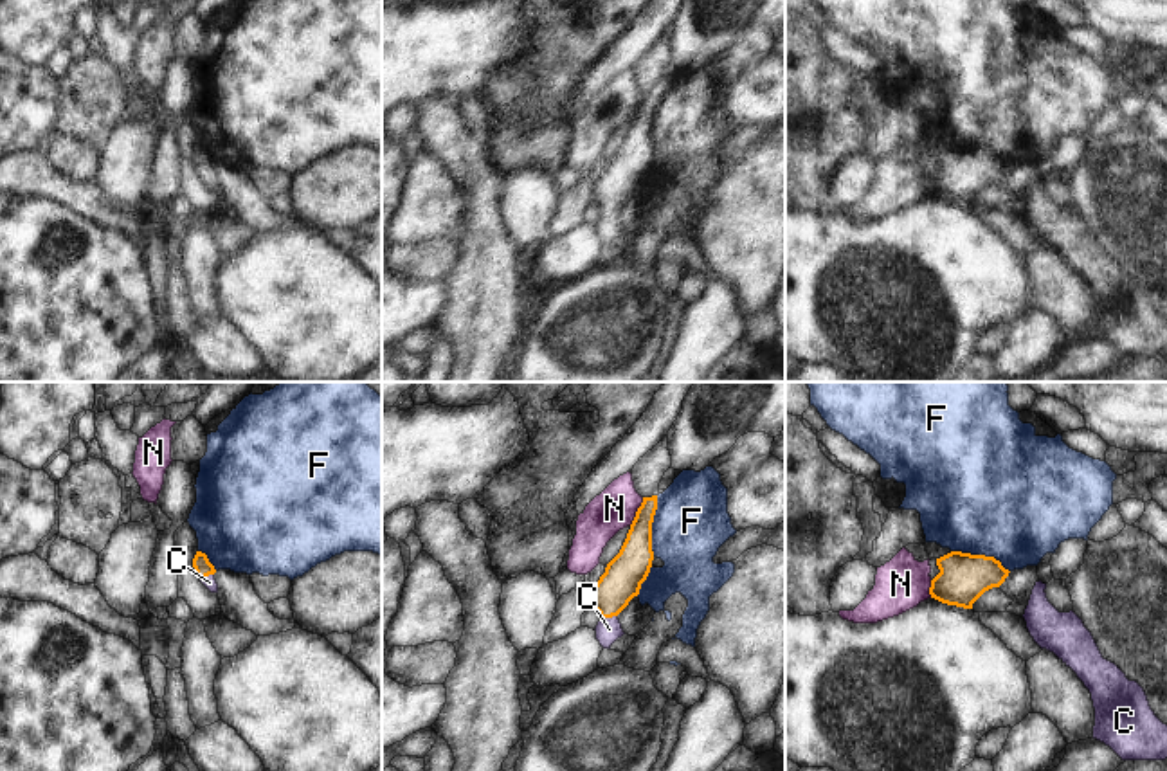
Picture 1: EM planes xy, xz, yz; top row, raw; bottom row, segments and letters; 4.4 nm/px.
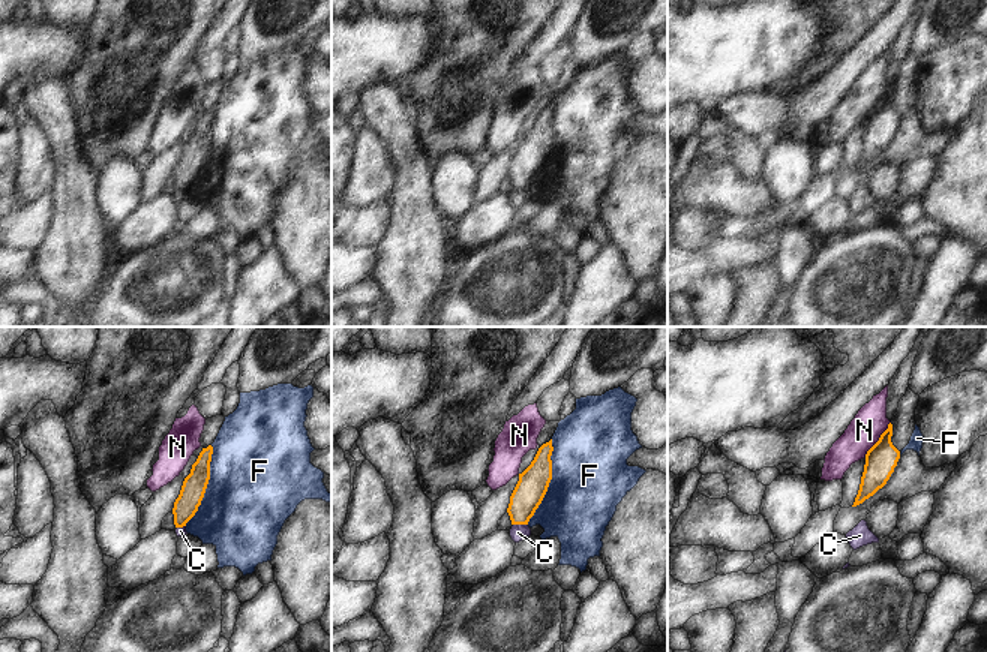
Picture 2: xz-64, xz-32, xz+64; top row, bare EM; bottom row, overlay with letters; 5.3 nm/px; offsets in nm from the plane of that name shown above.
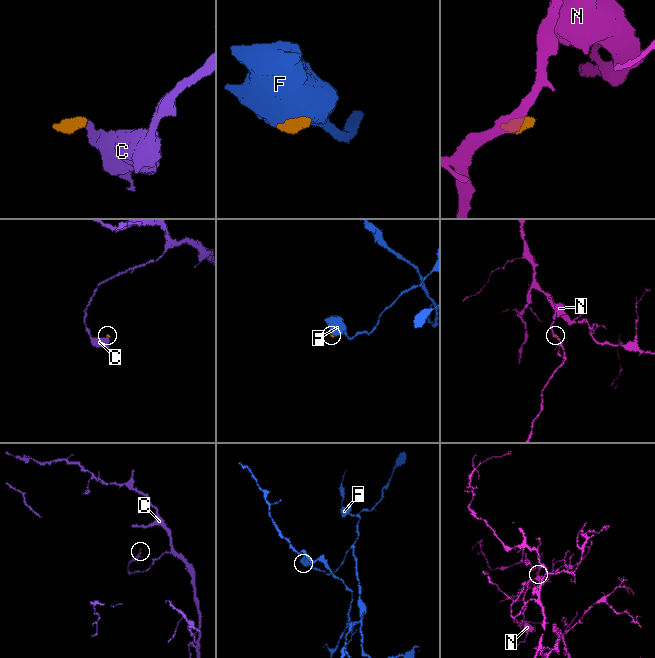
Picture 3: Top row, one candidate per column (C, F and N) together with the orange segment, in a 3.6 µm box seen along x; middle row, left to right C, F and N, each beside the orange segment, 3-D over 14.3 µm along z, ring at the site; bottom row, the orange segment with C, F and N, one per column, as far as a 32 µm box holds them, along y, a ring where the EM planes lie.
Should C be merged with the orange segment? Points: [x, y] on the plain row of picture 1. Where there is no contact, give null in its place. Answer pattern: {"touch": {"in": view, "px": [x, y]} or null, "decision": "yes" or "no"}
{"touch": {"in": "xz", "px": [609, 213]}, "decision": "yes"}

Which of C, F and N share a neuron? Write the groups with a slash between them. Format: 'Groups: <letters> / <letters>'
Groups: C / F / N.

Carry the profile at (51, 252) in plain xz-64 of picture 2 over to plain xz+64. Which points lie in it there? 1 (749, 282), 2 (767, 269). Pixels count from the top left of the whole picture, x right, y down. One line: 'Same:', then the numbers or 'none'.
Same: 1, 2

